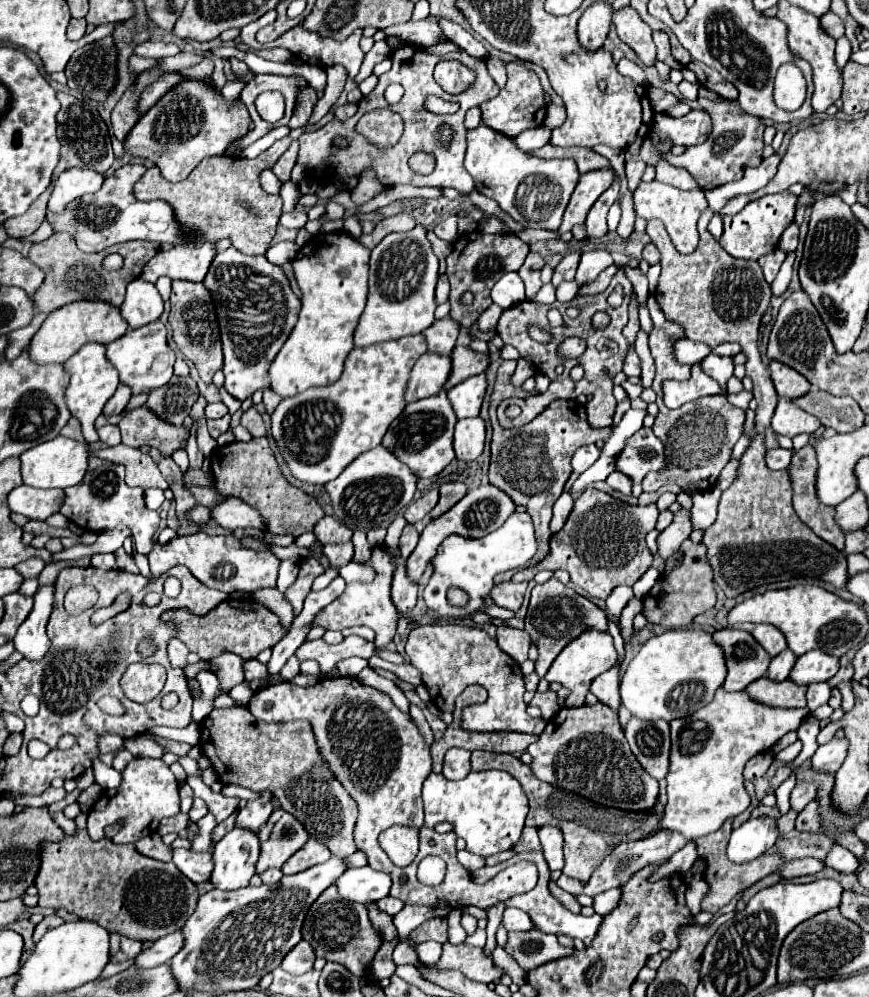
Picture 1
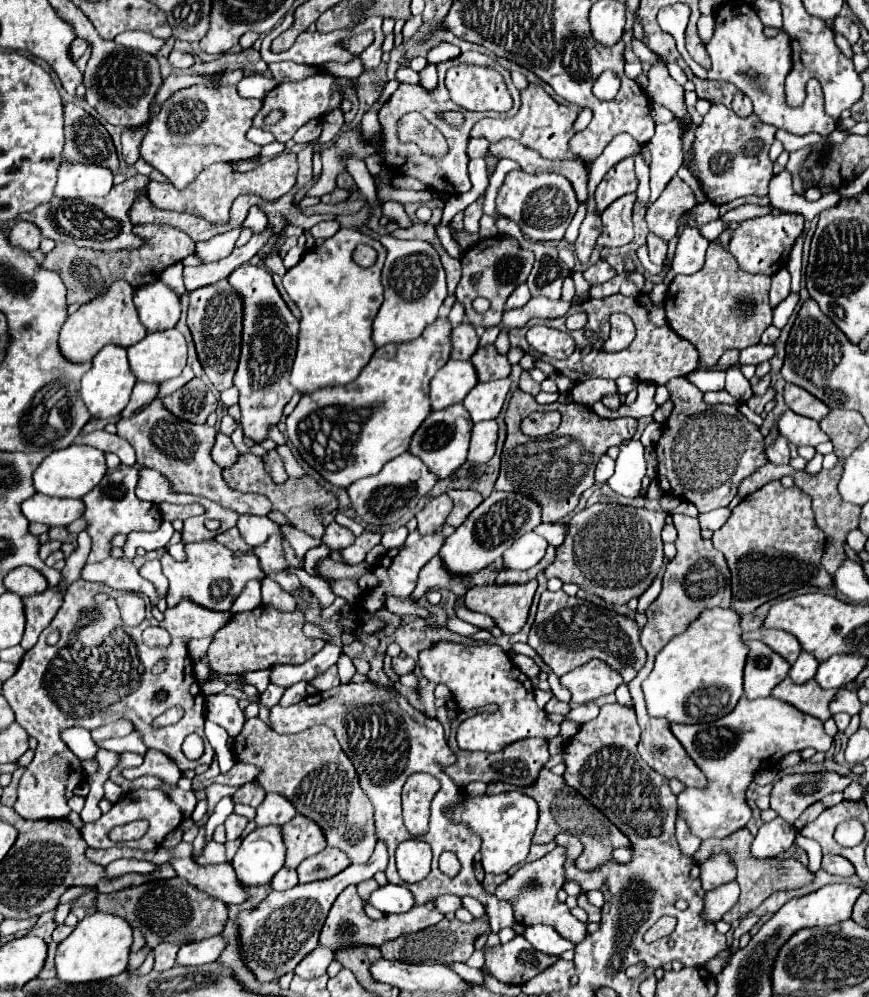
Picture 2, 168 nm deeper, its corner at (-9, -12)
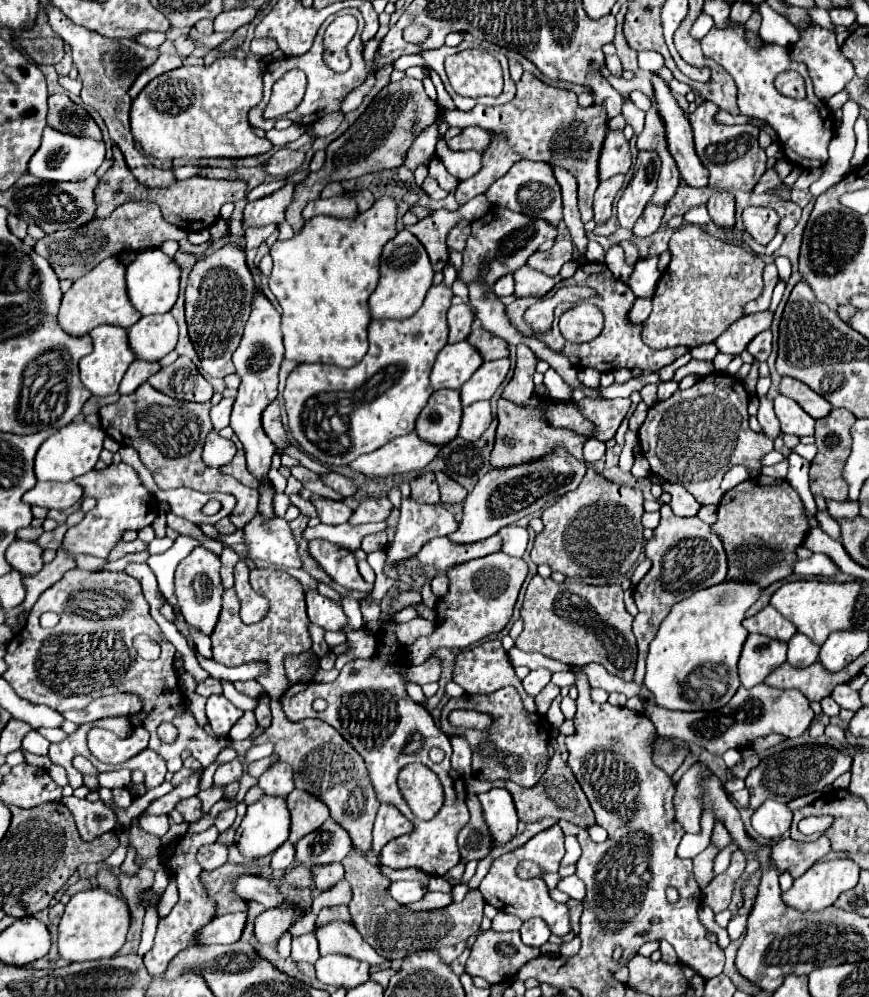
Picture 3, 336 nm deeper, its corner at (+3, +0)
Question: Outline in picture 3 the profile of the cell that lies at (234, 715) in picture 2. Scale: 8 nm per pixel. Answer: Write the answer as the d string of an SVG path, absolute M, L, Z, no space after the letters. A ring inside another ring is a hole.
M210 696L206 702L206 716L214 734L228 734L228 726L234 726L242 714L244 712L224 696Z

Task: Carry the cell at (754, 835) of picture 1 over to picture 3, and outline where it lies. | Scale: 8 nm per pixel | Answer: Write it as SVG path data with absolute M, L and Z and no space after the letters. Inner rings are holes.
M766 800L752 816L752 826L762 838L780 838L792 824L792 810L776 800Z

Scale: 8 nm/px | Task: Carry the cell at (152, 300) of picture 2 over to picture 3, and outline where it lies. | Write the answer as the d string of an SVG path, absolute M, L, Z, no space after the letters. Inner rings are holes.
M148 248L142 250L136 258L136 262L132 262L126 268L126 282L128 282L128 296L130 302L134 304L134 308L148 316L148 314L164 314L170 312L172 306L178 300L178 292L180 292L180 266L176 264L174 258L168 258L160 248Z

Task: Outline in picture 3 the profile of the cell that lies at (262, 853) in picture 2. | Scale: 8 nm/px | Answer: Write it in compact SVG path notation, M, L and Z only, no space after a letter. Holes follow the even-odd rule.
M262 796L248 806L248 812L238 826L234 844L242 856L252 862L272 854L288 840L290 812L284 796Z

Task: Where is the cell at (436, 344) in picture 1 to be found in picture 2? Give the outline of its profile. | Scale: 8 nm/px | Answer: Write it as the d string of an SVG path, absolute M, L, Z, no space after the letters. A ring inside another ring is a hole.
M466 320L460 326L452 328L450 340L452 340L452 352L450 352L452 360L470 360L470 356L478 348L478 332Z

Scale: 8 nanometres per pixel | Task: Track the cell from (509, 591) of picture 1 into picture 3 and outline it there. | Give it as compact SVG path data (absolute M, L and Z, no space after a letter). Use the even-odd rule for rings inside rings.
M496 552L484 558L468 560L448 568L450 588L448 594L436 602L436 628L430 636L420 636L408 648L408 660L412 664L426 662L440 648L468 648L470 644L504 630L512 618L512 610L526 580L528 566L522 558L512 558L504 552Z

